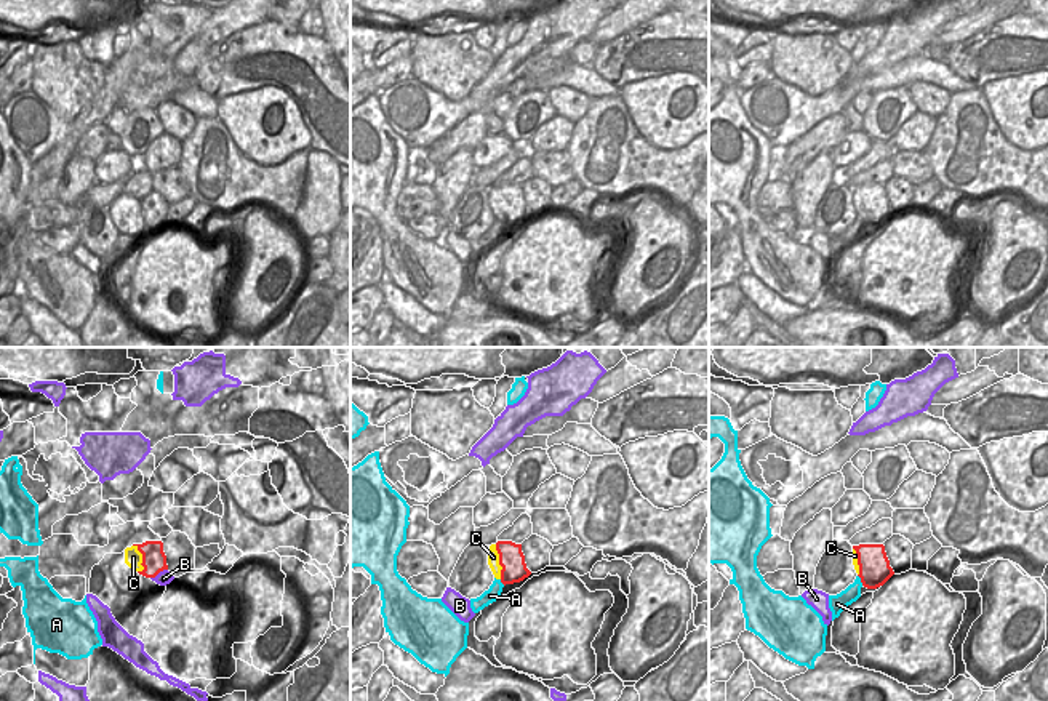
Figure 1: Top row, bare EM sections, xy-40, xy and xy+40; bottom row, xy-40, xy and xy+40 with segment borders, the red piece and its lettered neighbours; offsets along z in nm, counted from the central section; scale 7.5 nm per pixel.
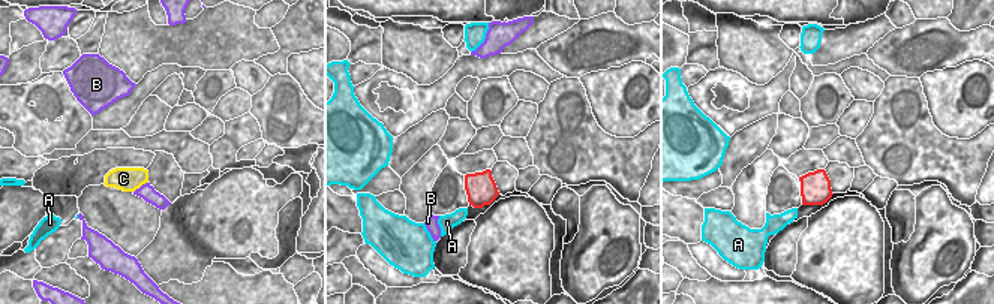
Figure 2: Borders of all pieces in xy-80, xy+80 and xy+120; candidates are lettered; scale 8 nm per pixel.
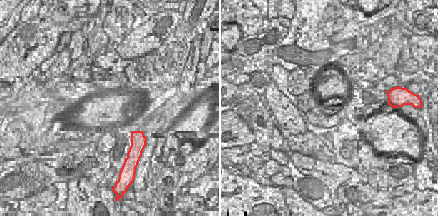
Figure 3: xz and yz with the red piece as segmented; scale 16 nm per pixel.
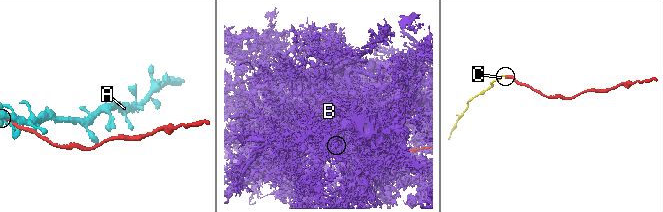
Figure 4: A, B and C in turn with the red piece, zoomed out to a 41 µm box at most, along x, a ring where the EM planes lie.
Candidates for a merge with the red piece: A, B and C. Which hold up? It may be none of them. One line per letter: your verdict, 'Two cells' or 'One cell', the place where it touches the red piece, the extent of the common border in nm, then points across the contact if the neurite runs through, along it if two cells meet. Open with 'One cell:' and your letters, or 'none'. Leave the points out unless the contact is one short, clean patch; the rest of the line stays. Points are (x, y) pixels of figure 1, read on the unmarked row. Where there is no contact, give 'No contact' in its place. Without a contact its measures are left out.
One cell: none
A: Two cells. Touches red at xy+40 (861, 221). Shared border 90 nm
B: Two cells. Touches red at xy-40 (159, 213). Shared border 150 nm
C: Two cells. Touches red at xy (500, 204). Shared border 260 nm. Boundary: xy (495, 186), (500, 196), (501, 220)

